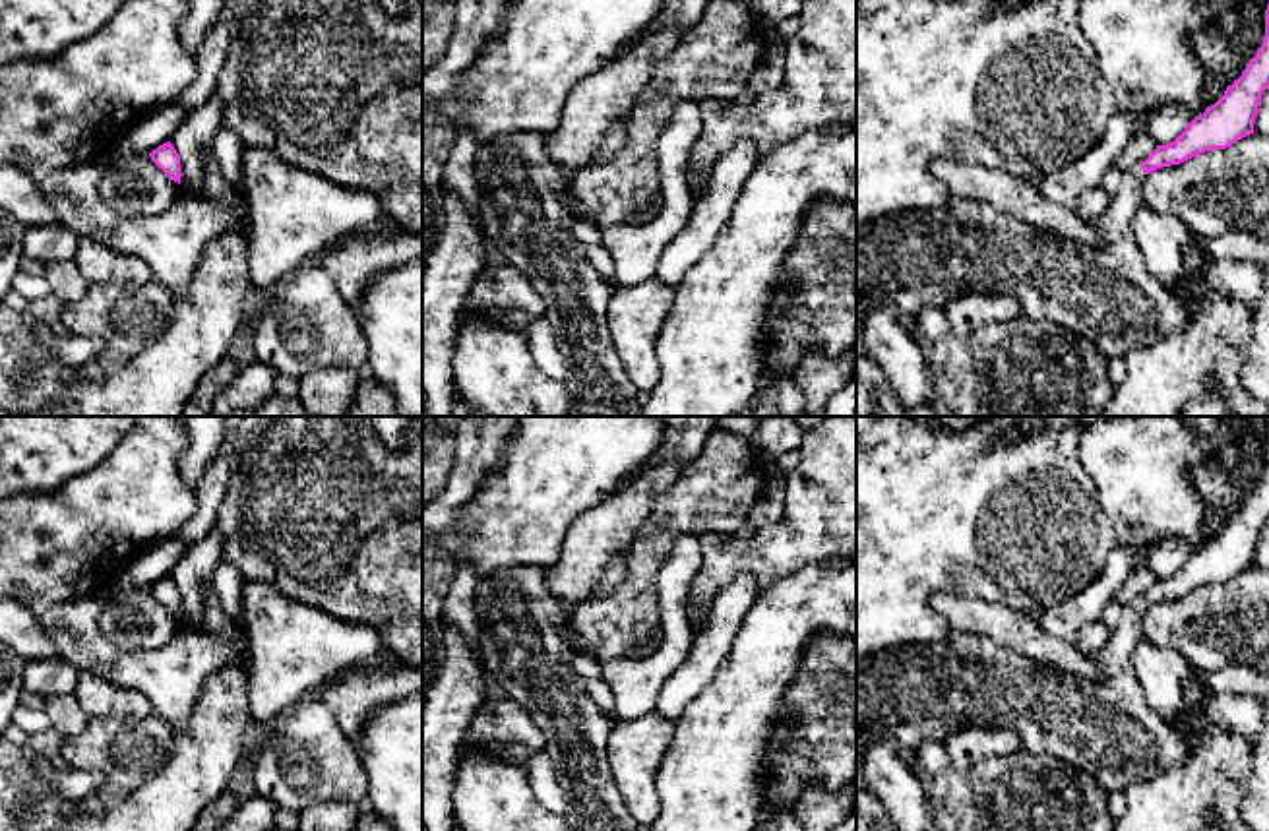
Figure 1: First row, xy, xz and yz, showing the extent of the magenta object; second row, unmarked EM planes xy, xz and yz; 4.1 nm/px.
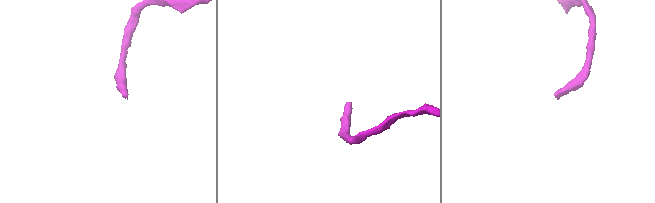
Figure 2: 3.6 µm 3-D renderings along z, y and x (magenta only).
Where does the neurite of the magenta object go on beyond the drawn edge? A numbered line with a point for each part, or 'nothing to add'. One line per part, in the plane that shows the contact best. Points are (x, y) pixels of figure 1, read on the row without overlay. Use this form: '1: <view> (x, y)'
1: yz (909, 694)

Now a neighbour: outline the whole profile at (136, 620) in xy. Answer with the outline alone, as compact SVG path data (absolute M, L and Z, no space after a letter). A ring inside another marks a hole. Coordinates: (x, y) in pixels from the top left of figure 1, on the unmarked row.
M149 589L107 602L99 622L101 633L122 651L163 647L180 626L180 618L170 614Z

